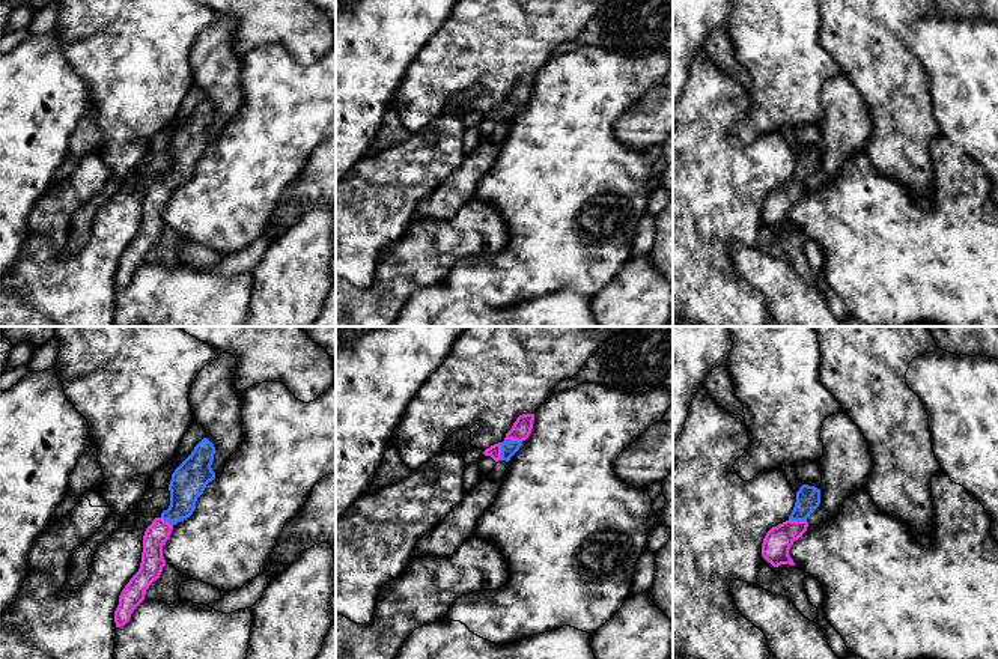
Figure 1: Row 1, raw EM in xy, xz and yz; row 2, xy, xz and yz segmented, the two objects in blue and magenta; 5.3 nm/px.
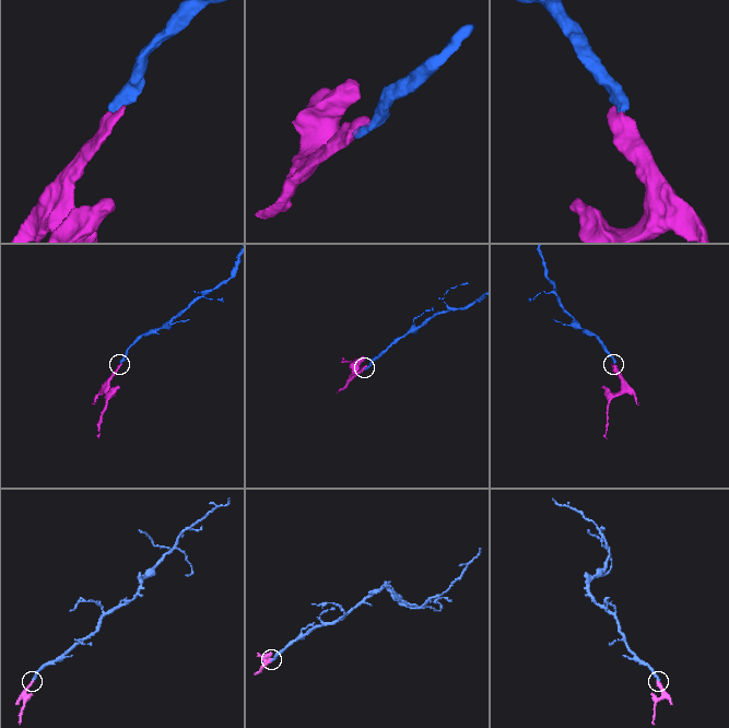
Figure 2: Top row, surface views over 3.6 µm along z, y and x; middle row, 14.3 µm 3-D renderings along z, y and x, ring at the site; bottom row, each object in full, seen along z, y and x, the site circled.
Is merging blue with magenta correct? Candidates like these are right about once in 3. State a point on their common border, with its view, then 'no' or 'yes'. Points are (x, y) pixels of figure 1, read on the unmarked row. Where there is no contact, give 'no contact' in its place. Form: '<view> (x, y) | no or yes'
xz (503, 106) | yes

